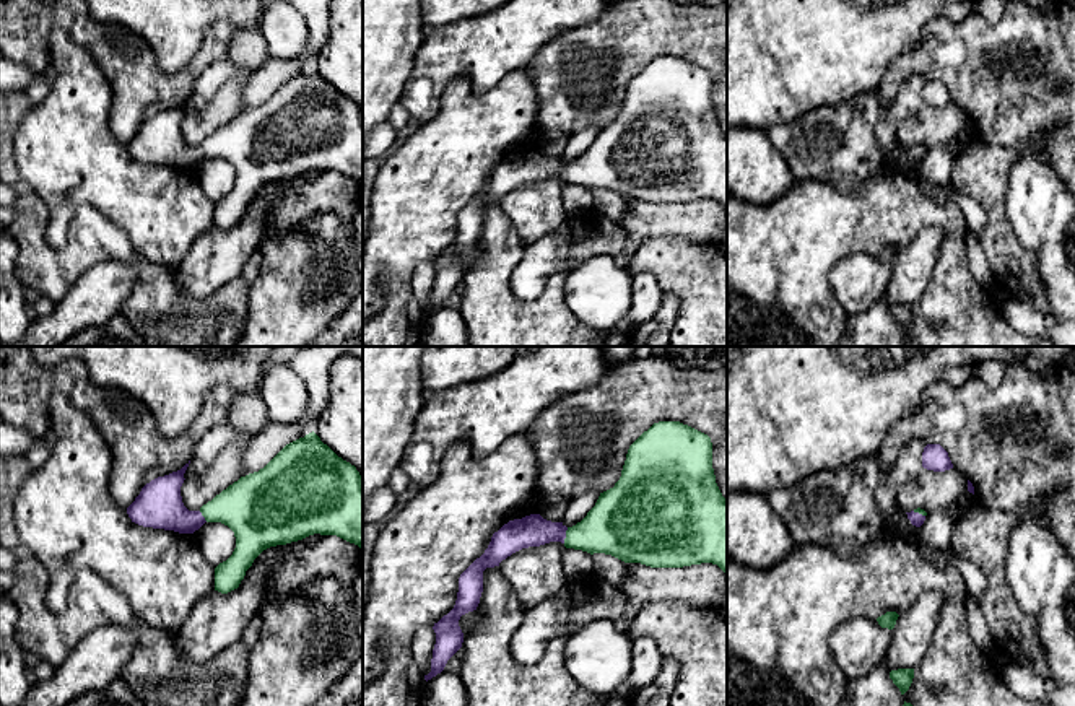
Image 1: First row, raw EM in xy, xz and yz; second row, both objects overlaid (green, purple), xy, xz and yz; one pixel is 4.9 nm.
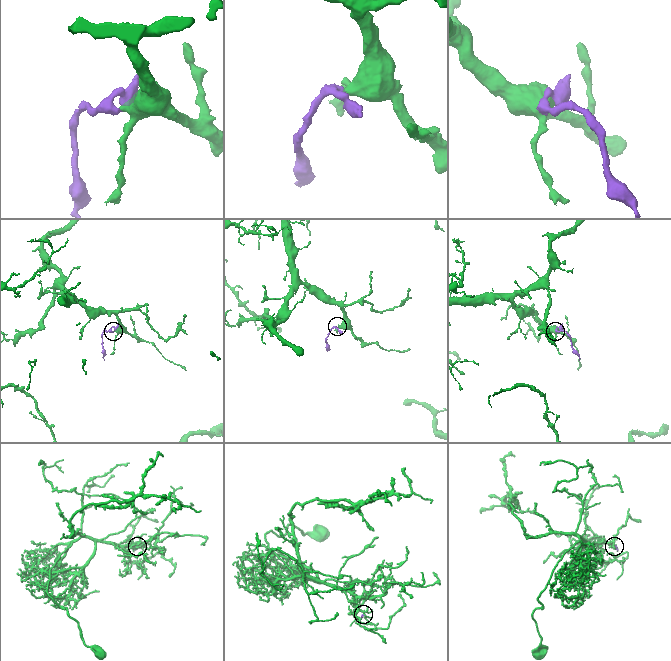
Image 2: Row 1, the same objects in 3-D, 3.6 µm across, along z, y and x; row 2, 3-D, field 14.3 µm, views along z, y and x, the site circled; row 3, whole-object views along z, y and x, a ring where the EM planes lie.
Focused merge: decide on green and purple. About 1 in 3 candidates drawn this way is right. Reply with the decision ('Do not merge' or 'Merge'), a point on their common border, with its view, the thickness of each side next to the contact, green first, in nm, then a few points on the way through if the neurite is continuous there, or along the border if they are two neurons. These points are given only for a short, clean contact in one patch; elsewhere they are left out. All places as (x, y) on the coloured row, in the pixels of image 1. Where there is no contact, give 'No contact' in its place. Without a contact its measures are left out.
Merge. Touches green at xz (566, 536). Thickness 300 nm (green) against 160 nm. Path across: xz (615, 526), (589, 536), (566, 536), (532, 531)

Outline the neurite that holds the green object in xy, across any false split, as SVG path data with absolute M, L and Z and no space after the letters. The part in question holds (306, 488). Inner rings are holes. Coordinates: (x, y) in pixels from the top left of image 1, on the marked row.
M312 431L286 444L263 468L259 472L241 477L229 485L211 501L203 504L198 511L189 511L181 496L184 473L189 464L181 470L164 477L158 477L146 483L135 501L127 508L132 522L153 527L174 530L179 534L194 534L205 522L221 522L228 525L236 537L236 548L233 555L215 568L215 591L228 594L239 587L246 571L252 566L254 560L267 548L286 545L302 540L309 535L337 535L363 550L363 482L355 465L338 457L320 438Z

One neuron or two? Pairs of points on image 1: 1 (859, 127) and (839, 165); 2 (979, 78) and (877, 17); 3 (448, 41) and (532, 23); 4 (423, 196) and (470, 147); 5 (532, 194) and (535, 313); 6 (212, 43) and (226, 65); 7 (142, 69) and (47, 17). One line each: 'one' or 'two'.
1: one
2: two
3: one
4: one
5: two
6: two
7: one

